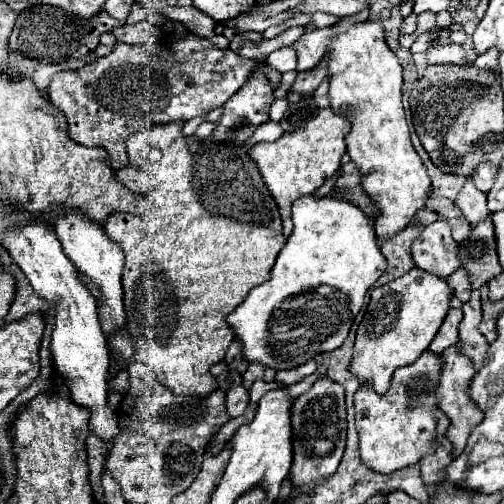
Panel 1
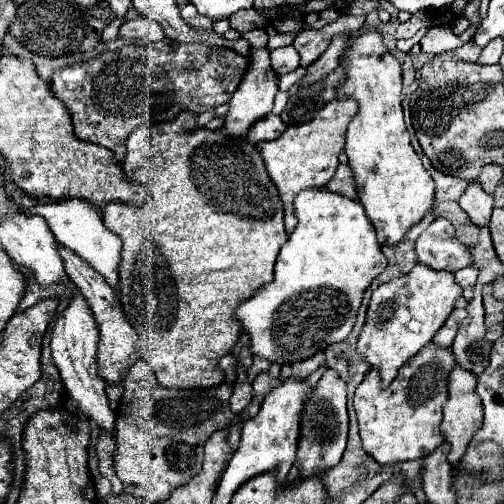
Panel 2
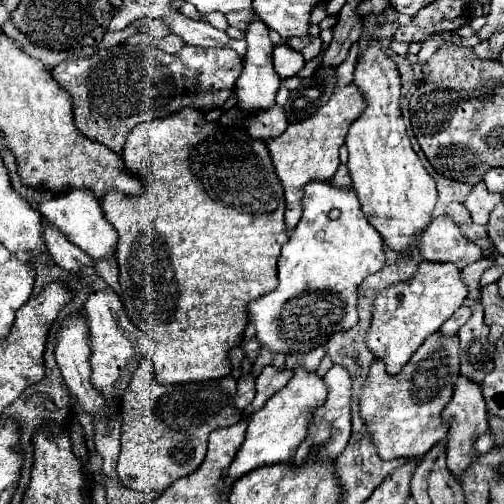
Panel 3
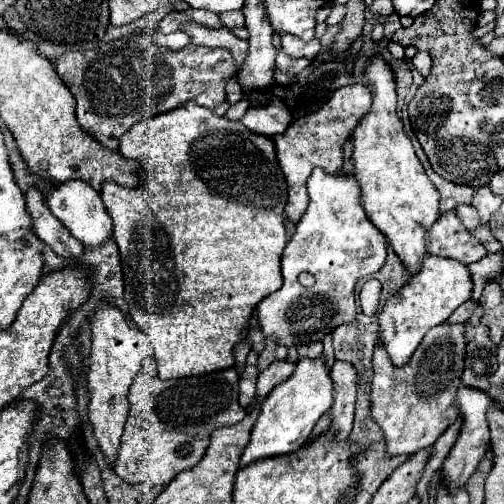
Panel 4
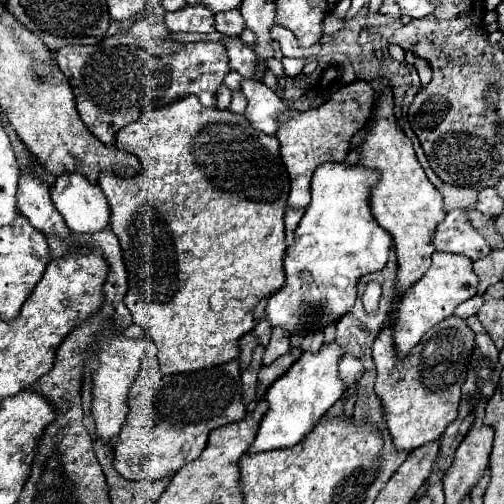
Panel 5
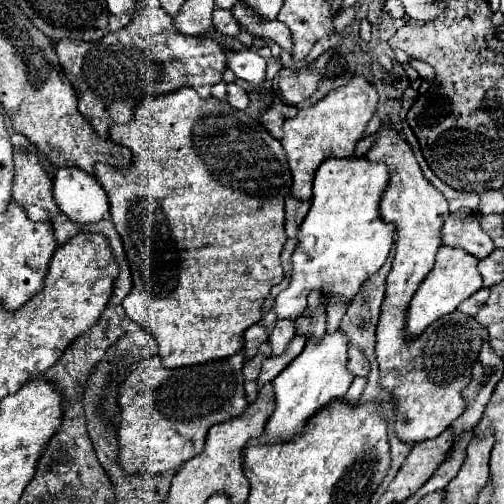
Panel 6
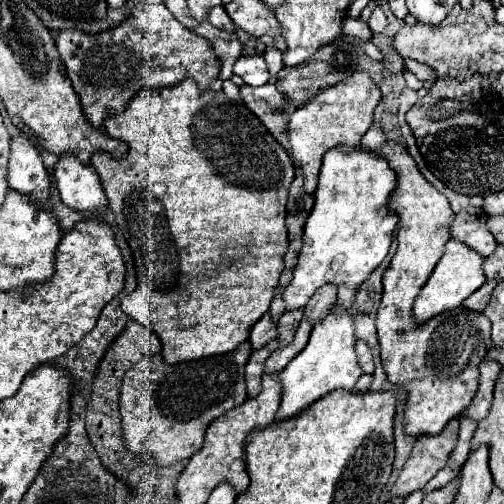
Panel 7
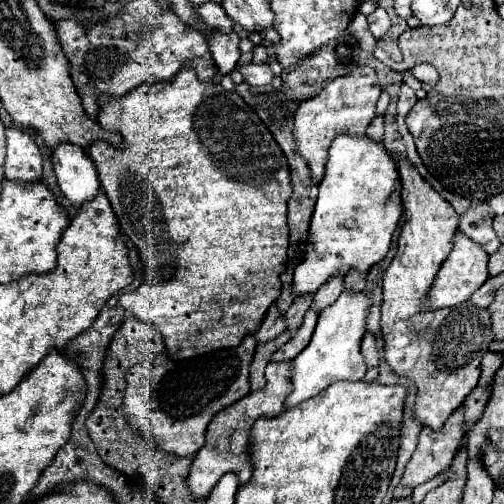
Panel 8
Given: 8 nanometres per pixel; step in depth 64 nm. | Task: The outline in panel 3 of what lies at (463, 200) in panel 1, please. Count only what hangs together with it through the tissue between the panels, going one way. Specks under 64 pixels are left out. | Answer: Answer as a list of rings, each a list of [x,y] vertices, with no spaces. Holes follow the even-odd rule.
[[[480,182],[480,184],[476,184],[472,188],[472,192],[468,194],[468,198],[464,200],[464,206],[468,208],[468,212],[470,212],[470,216],[472,216],[472,220],[476,224],[488,224],[490,212],[500,202],[502,202],[502,196],[488,192],[486,186],[484,186],[484,182]]]

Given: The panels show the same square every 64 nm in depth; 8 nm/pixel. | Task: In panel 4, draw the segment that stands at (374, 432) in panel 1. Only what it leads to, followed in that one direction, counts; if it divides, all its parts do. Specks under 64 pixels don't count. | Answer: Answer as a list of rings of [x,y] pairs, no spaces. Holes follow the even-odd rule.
[[[440,324],[432,328],[420,342],[420,348],[416,348],[410,362],[402,368],[392,366],[384,348],[376,348],[372,360],[374,378],[370,384],[370,416],[384,434],[388,456],[412,456],[426,450],[450,424],[456,422],[458,412],[452,404],[464,368],[464,348],[464,326],[460,324]]]

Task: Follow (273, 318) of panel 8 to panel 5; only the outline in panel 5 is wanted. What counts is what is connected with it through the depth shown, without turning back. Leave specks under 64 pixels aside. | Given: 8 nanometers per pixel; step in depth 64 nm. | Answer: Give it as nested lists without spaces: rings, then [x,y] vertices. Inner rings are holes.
[[[248,332],[246,336],[242,336],[242,340],[238,342],[238,346],[240,346],[238,364],[240,364],[240,368],[244,370],[244,368],[250,364],[250,358],[252,358],[252,350],[258,346],[258,340],[256,340],[256,336],[254,336],[252,332]]]

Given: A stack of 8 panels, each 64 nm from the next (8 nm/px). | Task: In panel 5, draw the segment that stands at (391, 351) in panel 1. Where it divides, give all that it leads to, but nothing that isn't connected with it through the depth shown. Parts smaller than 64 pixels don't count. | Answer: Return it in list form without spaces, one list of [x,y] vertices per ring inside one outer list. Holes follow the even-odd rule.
[[[434,252],[432,254],[432,266],[428,268],[426,276],[422,276],[416,284],[412,284],[404,294],[400,294],[392,304],[392,312],[390,312],[390,328],[392,328],[392,342],[394,342],[394,350],[396,350],[396,356],[398,358],[406,358],[412,348],[420,342],[420,338],[434,326],[438,324],[440,320],[448,318],[454,308],[458,304],[462,304],[464,300],[476,296],[476,286],[478,286],[478,278],[472,270],[472,260],[466,258],[466,256],[456,256],[456,254],[446,254],[446,252]]]

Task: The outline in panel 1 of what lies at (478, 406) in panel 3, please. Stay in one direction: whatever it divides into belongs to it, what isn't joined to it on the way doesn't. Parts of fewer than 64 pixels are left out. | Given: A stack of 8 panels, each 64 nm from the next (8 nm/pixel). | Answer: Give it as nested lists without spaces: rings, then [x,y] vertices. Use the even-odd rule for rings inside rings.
[[[460,342],[458,344],[454,344],[454,346],[450,346],[450,348],[446,348],[442,354],[440,354],[440,362],[442,362],[442,366],[440,366],[440,378],[438,378],[438,386],[436,386],[436,396],[438,396],[438,400],[440,400],[440,408],[444,410],[444,414],[450,418],[450,428],[448,428],[448,438],[450,438],[450,442],[452,442],[452,446],[454,446],[454,456],[458,456],[458,454],[462,454],[462,450],[464,450],[464,446],[466,446],[466,440],[468,440],[468,434],[470,434],[470,430],[476,426],[476,424],[480,424],[480,420],[482,420],[482,412],[480,412],[480,408],[470,400],[470,396],[468,396],[468,384],[470,384],[470,380],[472,380],[472,376],[474,376],[474,364],[472,364],[472,360],[468,360],[468,356],[464,356],[462,352],[460,352]]]

